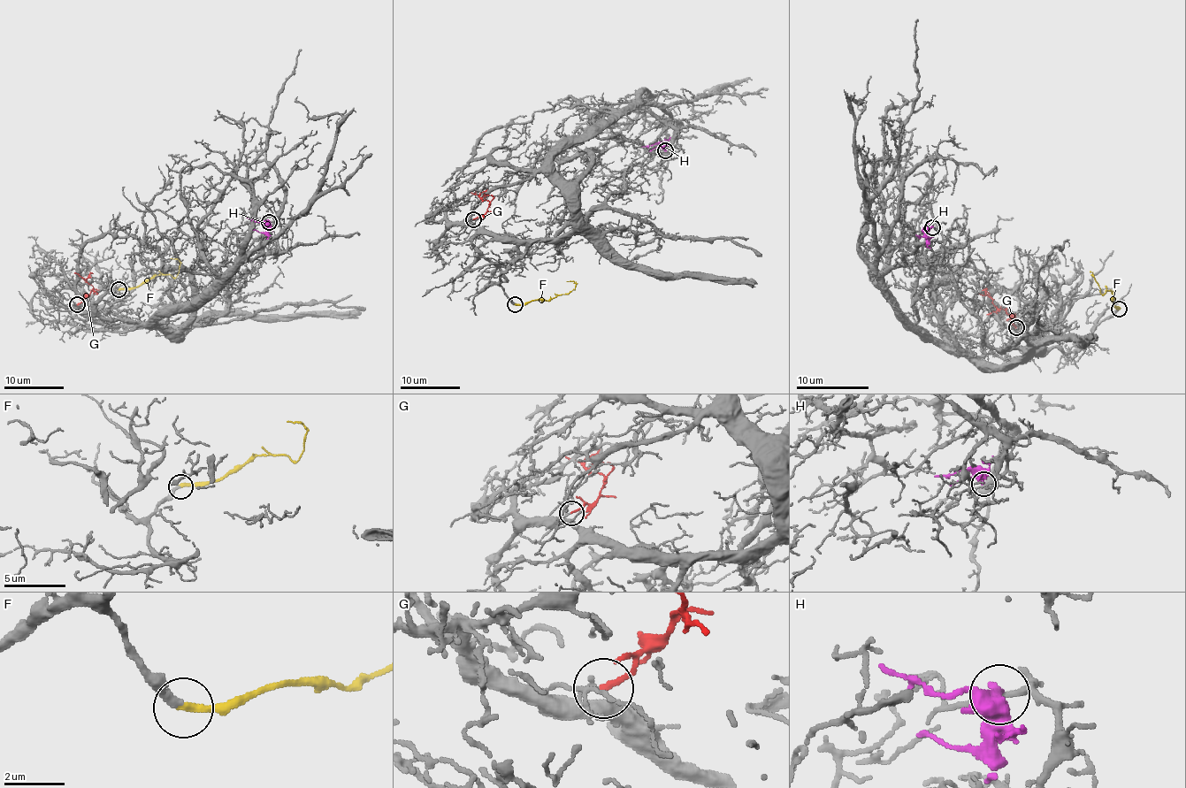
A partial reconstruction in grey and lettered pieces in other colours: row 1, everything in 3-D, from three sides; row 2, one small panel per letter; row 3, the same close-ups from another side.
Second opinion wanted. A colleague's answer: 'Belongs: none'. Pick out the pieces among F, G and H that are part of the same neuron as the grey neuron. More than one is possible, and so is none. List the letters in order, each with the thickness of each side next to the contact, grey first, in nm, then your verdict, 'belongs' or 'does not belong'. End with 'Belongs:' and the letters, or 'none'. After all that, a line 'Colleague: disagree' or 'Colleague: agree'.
F: 260/280 nm | belongs
G: 130/160 nm | does not belong
H: 180/500 nm | does not belong
Belongs: F
Colleague: disagree

